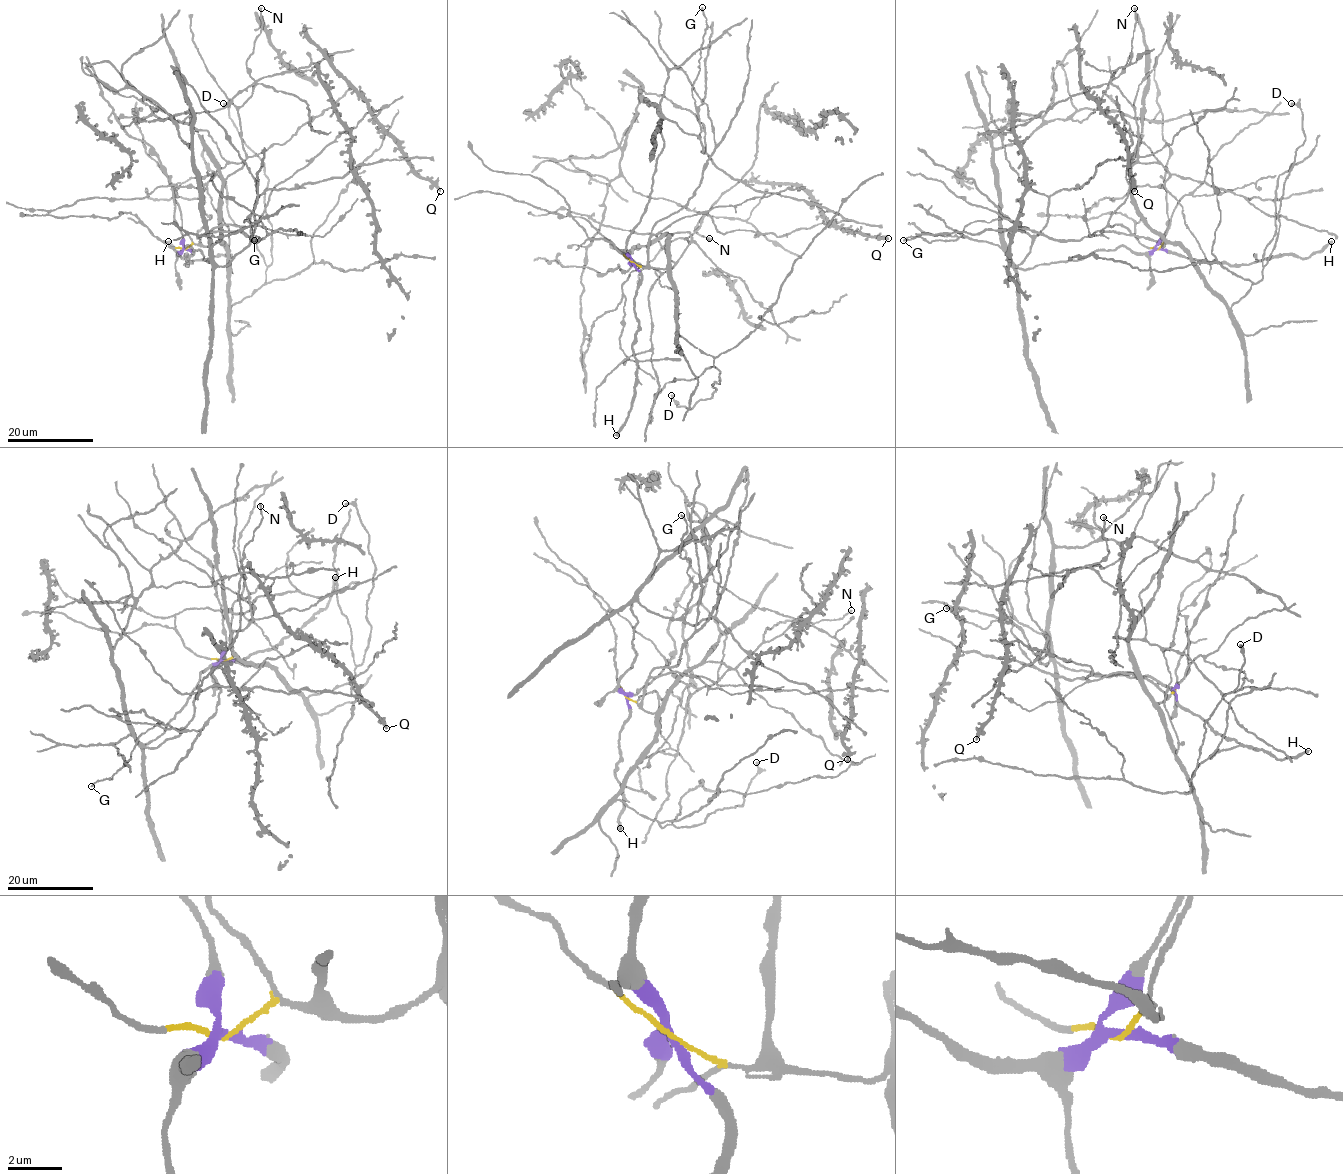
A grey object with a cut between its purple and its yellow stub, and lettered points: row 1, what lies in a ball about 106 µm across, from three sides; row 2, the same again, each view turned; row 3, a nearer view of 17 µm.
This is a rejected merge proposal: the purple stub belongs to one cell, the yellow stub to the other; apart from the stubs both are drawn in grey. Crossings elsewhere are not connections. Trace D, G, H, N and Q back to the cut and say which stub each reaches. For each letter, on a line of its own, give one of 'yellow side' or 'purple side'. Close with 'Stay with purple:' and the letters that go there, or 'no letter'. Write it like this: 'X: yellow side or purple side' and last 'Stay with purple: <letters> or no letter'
D: yellow side
G: purple side
H: purple side
N: yellow side
Q: yellow side
Stay with purple: G, H

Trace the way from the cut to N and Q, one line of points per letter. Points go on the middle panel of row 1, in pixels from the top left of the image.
N: (632, 262), (664, 269), (667, 238), (688, 232), (693, 242), (686, 238), (703, 215), (694, 231), (709, 237)
Q: (632, 262), (646, 265), (650, 237), (703, 212), (720, 233), (784, 236), (827, 219), (845, 231), (888, 238)

